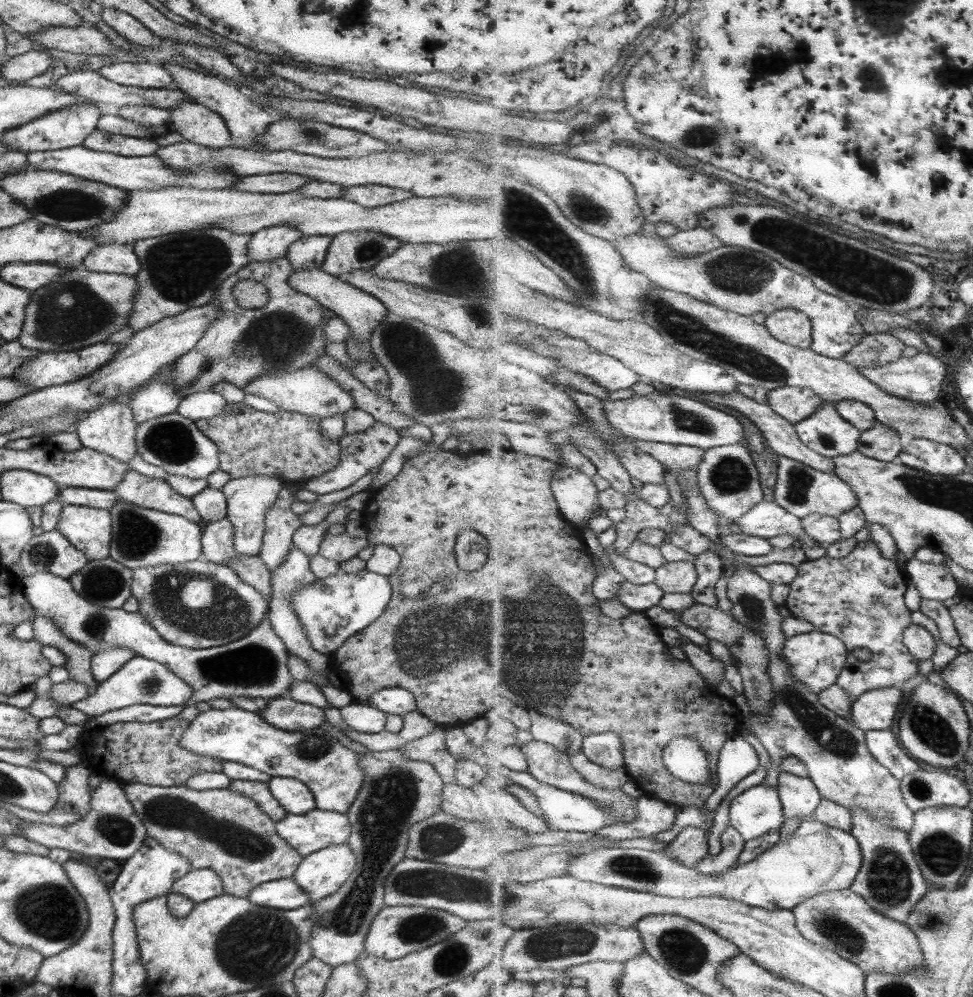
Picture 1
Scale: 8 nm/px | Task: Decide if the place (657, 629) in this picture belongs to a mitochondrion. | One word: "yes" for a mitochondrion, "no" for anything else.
no

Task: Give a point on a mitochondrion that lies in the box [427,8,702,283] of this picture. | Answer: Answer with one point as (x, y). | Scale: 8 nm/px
(586, 208)

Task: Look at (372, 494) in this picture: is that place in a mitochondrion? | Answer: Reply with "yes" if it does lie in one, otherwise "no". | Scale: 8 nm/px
no

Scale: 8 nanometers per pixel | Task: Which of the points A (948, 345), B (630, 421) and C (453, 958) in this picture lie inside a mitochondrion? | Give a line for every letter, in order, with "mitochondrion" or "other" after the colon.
A: other
B: other
C: mitochondrion

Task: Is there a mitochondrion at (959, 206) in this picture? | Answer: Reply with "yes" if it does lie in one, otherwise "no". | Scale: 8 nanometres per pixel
no

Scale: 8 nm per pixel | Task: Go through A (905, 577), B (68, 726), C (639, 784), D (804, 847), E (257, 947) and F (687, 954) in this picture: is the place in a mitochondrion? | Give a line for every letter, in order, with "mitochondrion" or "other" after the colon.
A: other
B: other
C: other
D: other
E: mitochondrion
F: mitochondrion

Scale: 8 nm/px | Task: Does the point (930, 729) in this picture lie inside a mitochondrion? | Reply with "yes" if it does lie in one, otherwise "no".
yes

